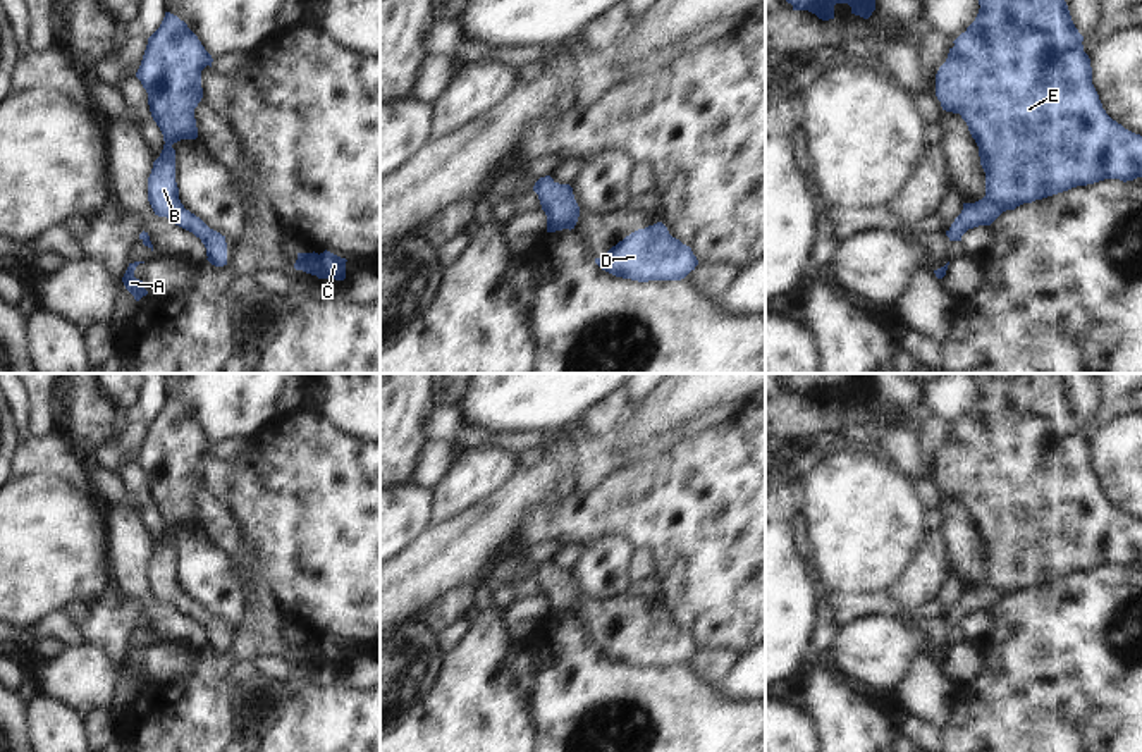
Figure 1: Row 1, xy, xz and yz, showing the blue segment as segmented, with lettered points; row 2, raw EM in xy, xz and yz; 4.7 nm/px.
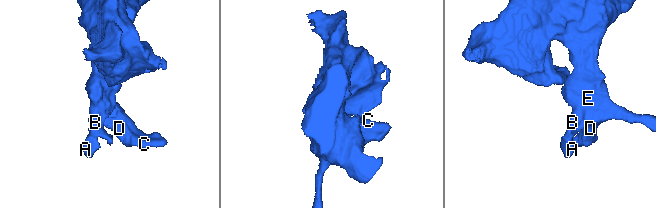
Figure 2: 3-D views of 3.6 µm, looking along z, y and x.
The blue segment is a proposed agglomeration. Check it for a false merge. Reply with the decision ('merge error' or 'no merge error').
no merge error

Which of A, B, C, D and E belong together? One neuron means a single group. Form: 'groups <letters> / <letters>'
groups A B C D E

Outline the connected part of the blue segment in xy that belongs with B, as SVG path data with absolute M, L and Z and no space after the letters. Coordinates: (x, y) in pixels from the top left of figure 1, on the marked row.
M165 12L160 28L148 38L136 77L148 93L151 117L165 141L148 177L148 201L155 215L167 217L200 237L212 265L224 267L227 265L225 236L210 229L179 200L172 148L181 139L198 138L194 108L203 98L201 71L212 67L212 62L212 55L187 24Z

